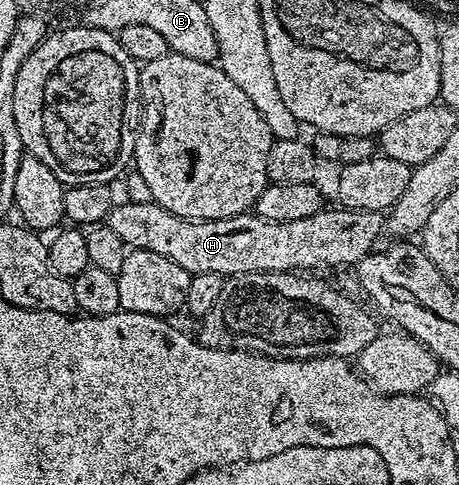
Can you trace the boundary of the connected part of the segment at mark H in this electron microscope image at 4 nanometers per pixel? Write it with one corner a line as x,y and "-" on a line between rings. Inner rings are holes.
129,202
115,203
113,210
106,215
105,227
111,228
120,238
124,238
127,249
138,249
140,251
152,251
154,254
160,254
164,258
170,258
172,262
182,266
184,270
191,274
220,274
223,278
239,276
240,274
248,274
249,272
298,272
299,270
314,270
310,268
338,268
341,264
357,265
375,247
374,244
378,240
378,235
384,232
384,216
381,212
353,212
350,208
339,207
338,212
329,212
323,210
312,214
312,218
300,218
297,222
268,222
264,218
260,218
257,214
243,214
241,216
233,216
232,218
224,218
223,220
185,220
176,214
172,214
168,210
164,210
153,202
148,204
132,204

